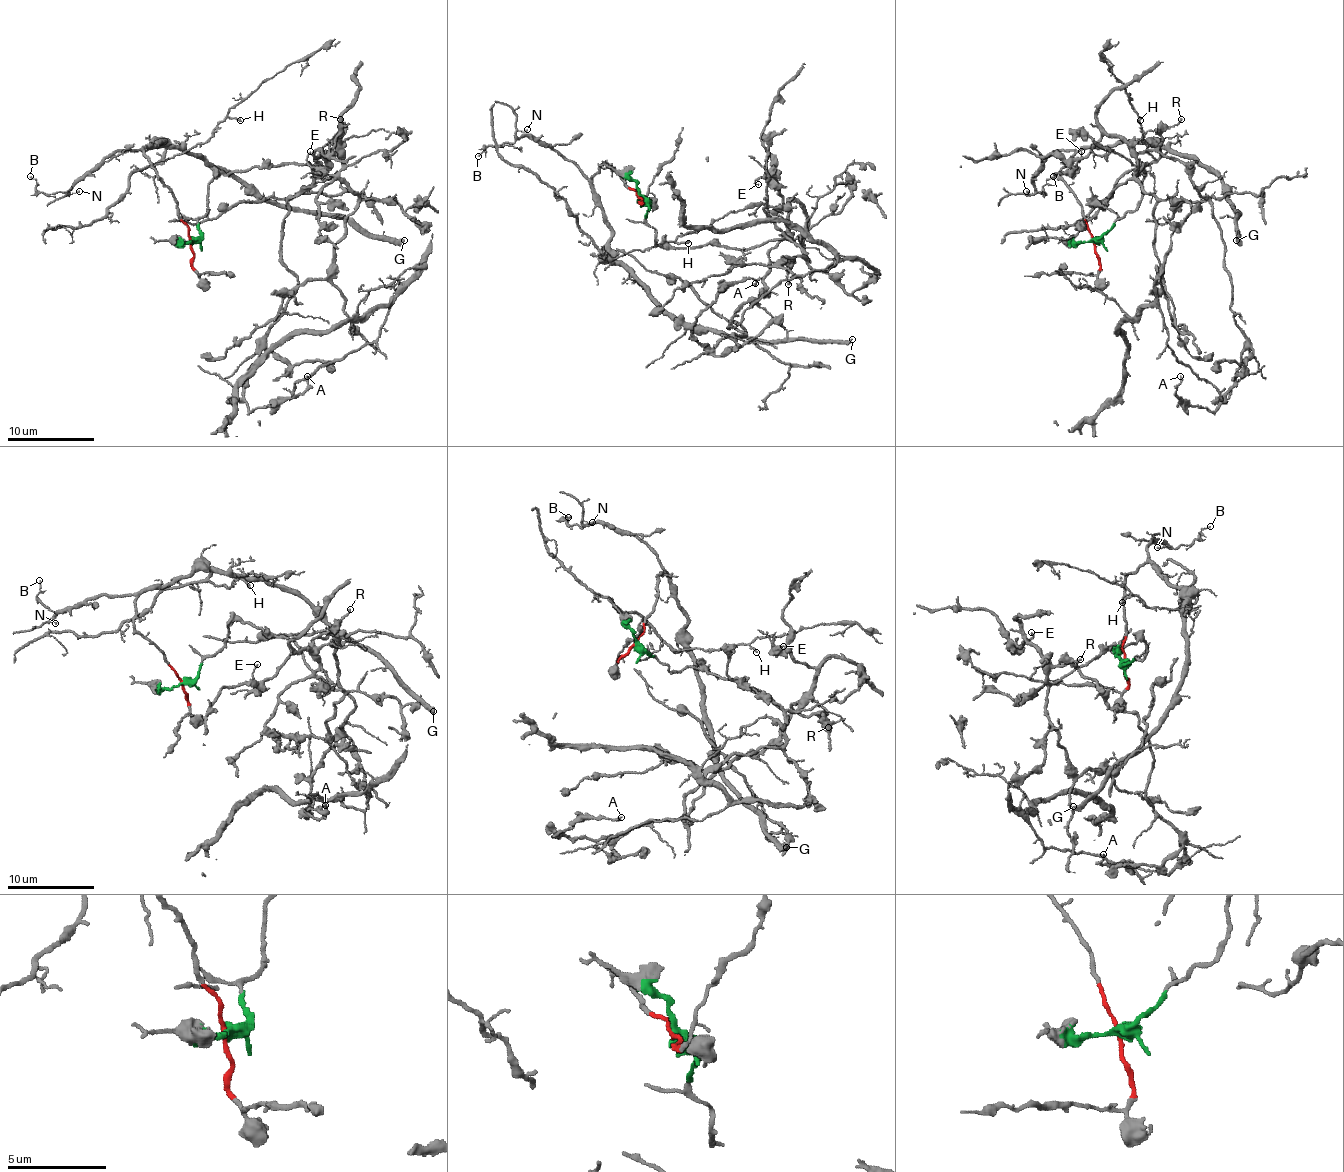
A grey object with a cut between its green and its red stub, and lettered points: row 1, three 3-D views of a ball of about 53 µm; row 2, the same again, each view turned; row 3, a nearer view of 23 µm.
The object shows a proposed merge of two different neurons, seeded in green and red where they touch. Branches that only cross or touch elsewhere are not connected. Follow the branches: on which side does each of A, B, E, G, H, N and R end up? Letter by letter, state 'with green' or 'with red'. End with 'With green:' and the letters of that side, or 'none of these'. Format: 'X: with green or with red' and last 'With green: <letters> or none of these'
A: with green
B: with red
E: with green
G: with red
H: with red
N: with red
R: with green
With green: A, E, R

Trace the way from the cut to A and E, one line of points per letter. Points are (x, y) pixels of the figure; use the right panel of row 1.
A: (1095, 242), (1136, 207), (1138, 155), (1180, 159), (1210, 203), (1245, 336), (1212, 410), (1175, 393), (1180, 375)
E: (1095, 242), (1136, 207), (1140, 166), (1147, 164), (1136, 175), (1136, 153), (1103, 135), (1071, 166), (1082, 151)

